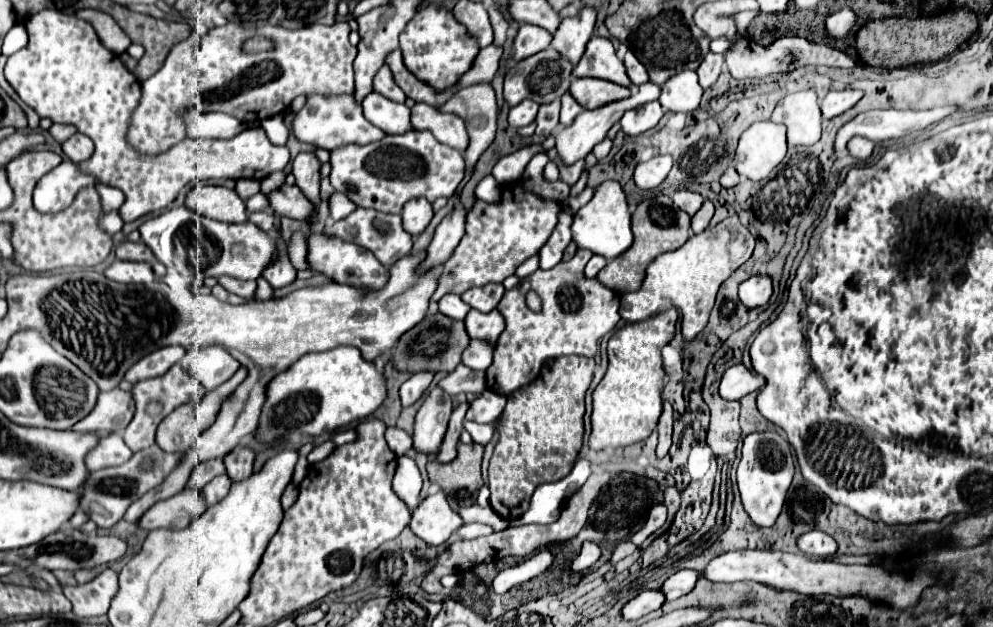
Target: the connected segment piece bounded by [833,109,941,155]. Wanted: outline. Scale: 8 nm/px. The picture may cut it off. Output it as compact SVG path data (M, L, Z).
M895 109L865 111L853 117L837 131L833 149L835 155L843 155L847 151L849 139L853 139L855 135L881 143L887 139L899 139L909 133L921 131L939 119L941 119L939 111L895 111Z

